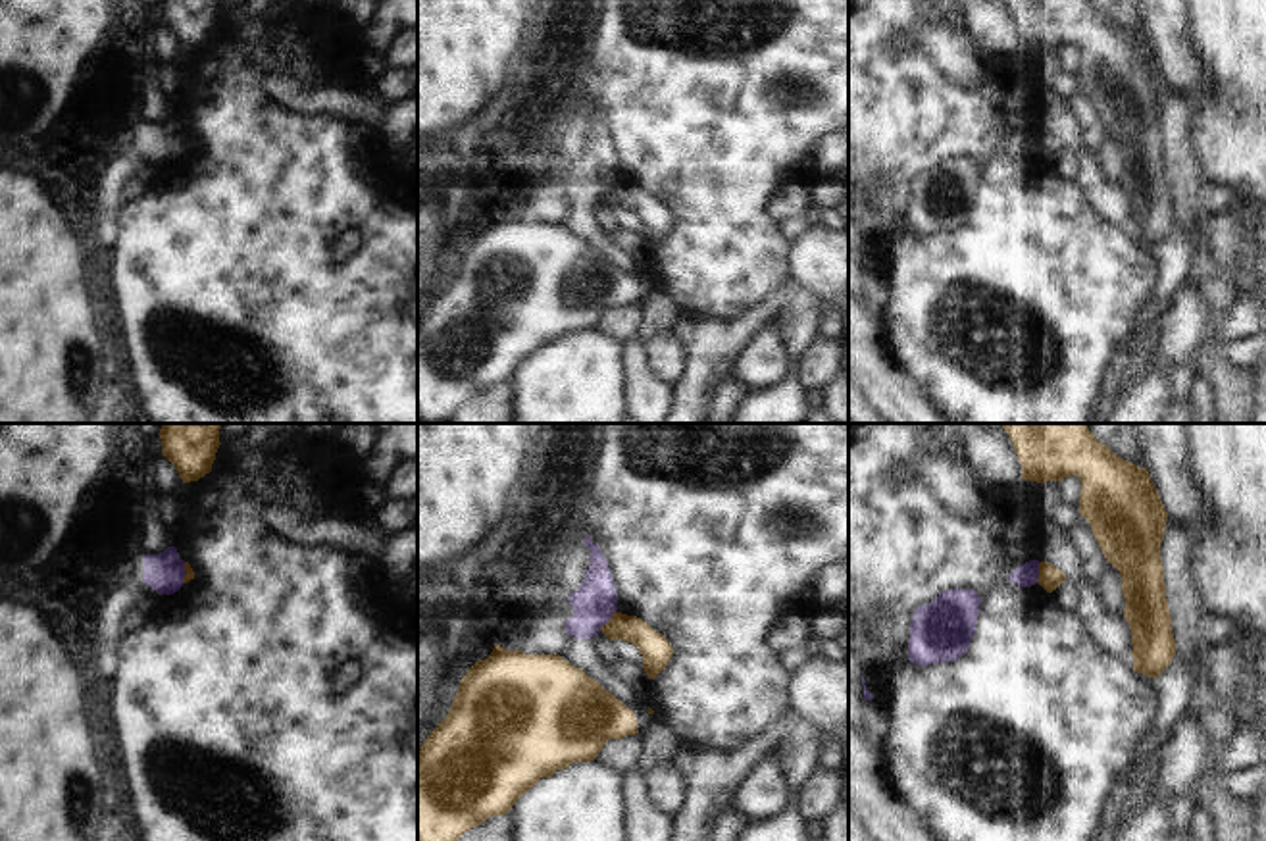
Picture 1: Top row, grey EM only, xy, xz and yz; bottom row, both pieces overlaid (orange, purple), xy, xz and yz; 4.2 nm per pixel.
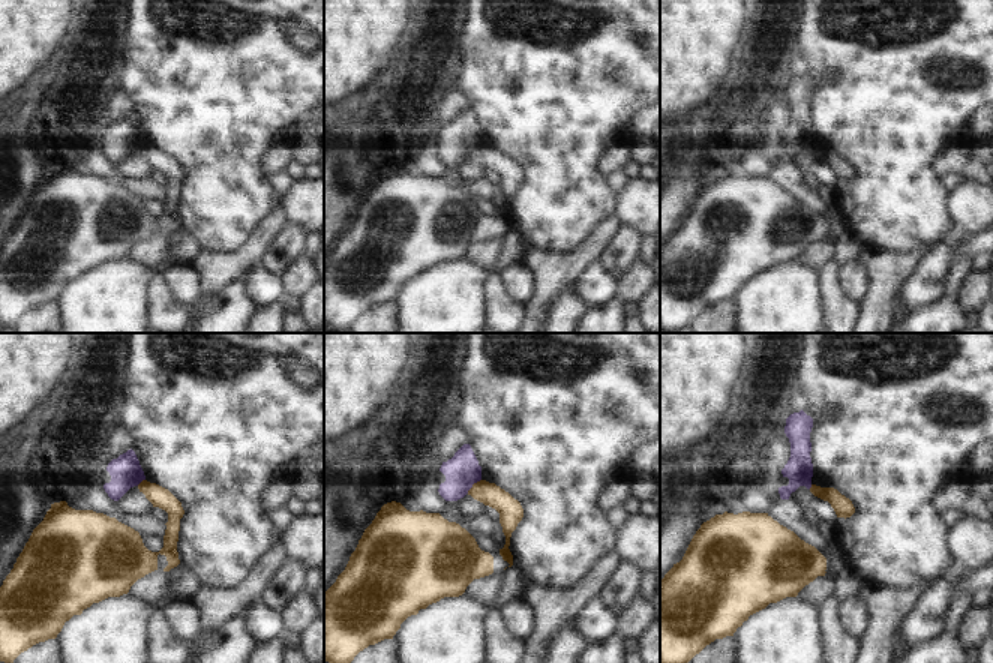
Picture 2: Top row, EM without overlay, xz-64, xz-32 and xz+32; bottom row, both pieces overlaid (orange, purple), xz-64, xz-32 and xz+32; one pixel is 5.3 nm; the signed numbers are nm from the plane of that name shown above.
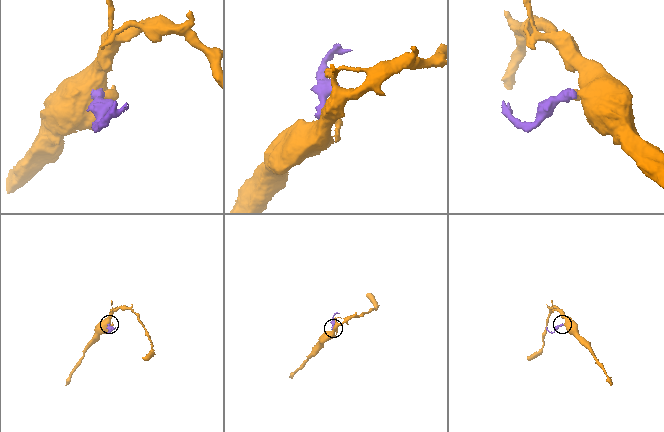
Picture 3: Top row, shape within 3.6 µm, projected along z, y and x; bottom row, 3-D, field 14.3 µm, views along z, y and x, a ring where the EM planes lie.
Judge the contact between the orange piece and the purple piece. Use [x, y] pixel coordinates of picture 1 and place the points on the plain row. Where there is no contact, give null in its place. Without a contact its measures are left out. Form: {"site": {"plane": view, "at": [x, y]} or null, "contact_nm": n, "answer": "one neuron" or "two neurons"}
{"site": {"plane": "xz", "at": [610, 189]}, "contact_nm": 120, "answer": "two neurons"}

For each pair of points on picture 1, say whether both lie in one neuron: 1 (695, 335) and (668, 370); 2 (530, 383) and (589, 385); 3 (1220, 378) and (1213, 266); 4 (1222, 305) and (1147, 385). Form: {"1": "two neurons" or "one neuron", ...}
{"1": "two neurons", "2": "one neuron", "3": "one neuron", "4": "two neurons"}

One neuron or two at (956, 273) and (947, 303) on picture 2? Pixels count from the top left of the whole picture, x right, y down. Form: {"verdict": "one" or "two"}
{"verdict": "one"}

